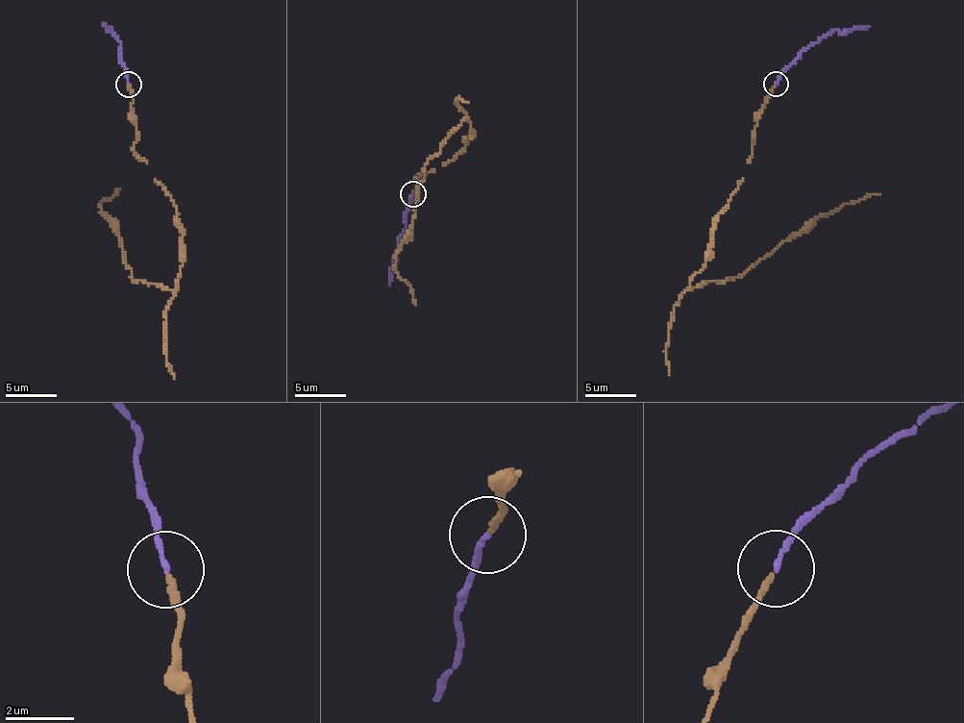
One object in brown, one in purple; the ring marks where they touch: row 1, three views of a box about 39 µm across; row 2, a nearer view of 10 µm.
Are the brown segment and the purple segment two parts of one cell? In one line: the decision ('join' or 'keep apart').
join

